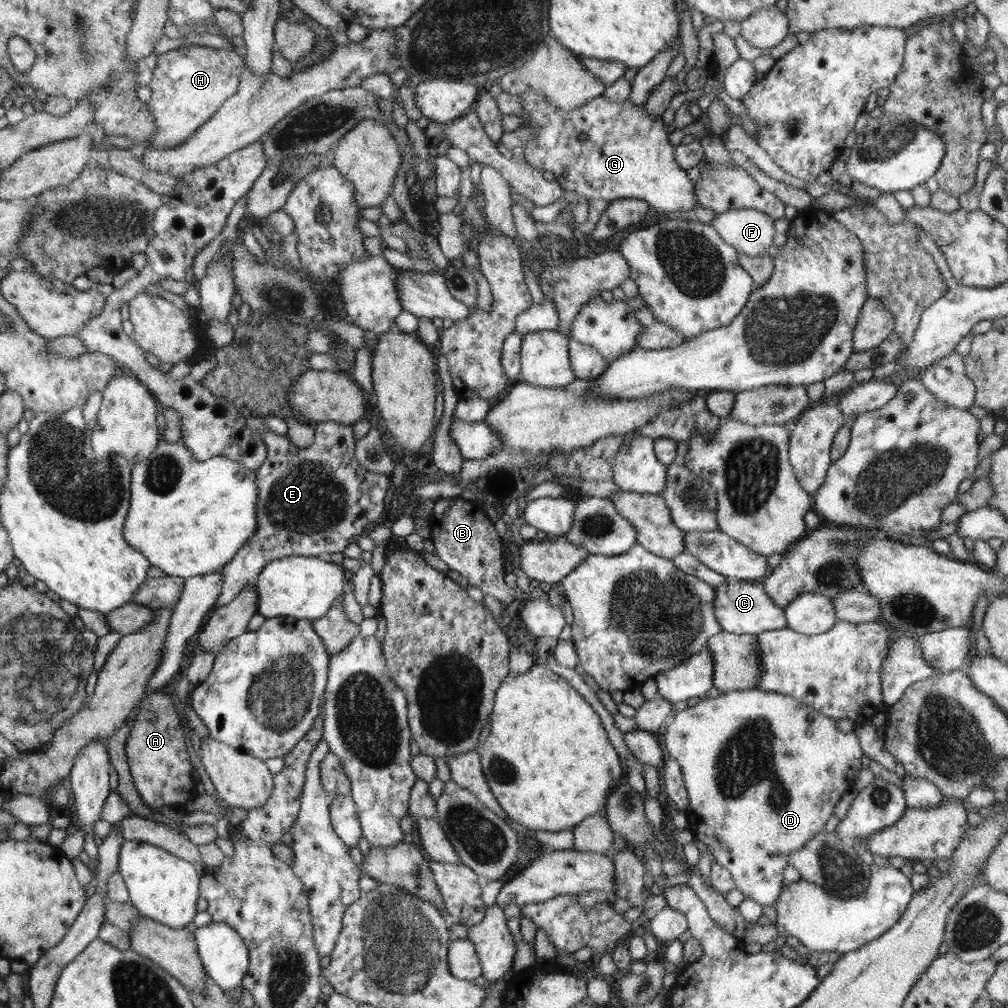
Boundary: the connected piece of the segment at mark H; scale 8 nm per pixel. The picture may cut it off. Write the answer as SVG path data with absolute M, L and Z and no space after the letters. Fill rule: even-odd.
M188 45L156 56L156 67L149 83L152 97L147 103L156 121L156 134L146 140L146 146L162 150L184 143L230 96L236 94L244 71L244 55L235 48Z

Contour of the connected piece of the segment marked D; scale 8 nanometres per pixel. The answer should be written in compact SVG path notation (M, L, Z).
M760 688L745 691L728 691L716 698L705 697L695 706L686 707L683 711L674 712L667 723L665 742L663 744L670 756L678 761L689 797L689 808L685 810L689 817L688 830L694 831L701 841L702 848L708 854L716 857L715 861L732 873L736 889L740 890L746 899L752 899L763 906L774 906L783 886L784 869L789 864L788 856L793 851L801 850L812 836L824 831L825 825L834 815L834 809L839 804L843 794L854 785L858 772L862 769L862 752L856 732L844 733L836 725L836 719L822 714L816 709L806 706L792 695L762 690Z

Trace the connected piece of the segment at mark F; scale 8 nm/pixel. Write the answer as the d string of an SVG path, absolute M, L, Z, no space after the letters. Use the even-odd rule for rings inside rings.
M740 209L716 213L711 224L738 253L758 256L767 253L773 245L776 236L774 221L764 212Z

